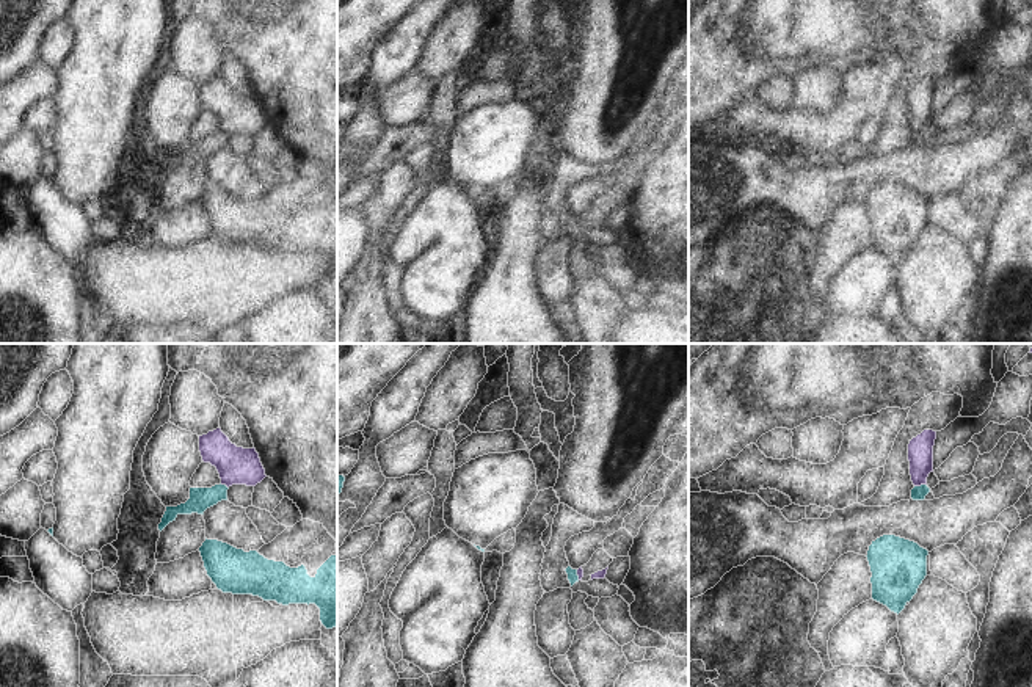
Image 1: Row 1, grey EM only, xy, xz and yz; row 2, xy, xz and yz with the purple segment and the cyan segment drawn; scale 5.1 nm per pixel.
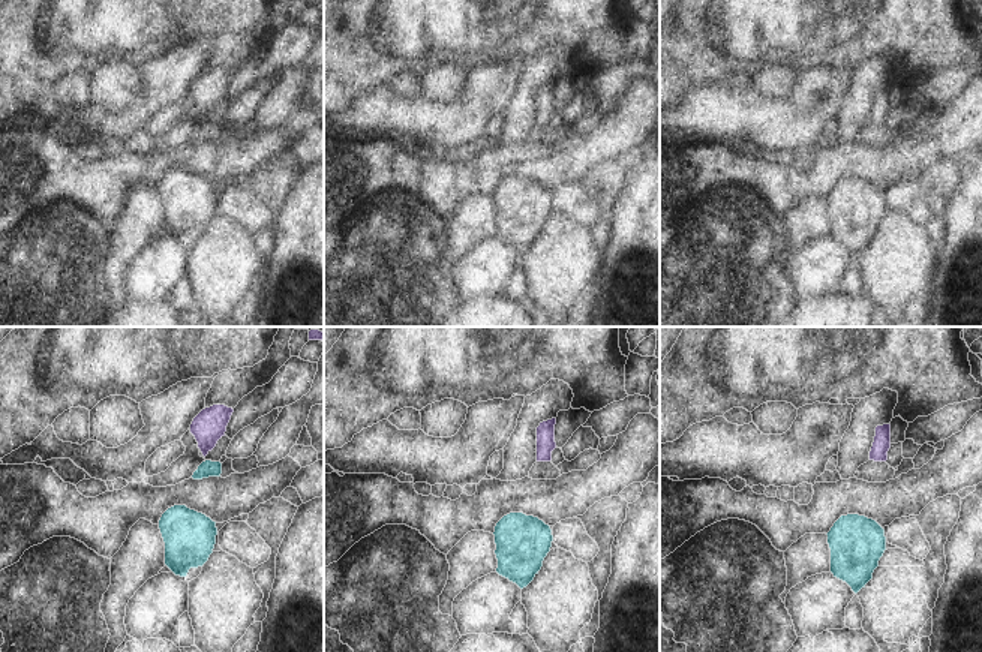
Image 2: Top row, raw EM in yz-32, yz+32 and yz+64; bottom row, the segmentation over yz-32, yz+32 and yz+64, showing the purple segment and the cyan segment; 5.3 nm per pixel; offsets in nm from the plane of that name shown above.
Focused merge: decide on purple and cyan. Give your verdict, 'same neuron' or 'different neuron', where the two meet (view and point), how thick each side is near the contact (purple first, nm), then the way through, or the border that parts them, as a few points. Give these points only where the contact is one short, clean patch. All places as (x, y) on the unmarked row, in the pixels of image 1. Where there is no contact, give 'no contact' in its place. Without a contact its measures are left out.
different neuron; contact yz (919, 134); calibres 130 and 80 nm; border yz (926, 132), (915, 135)

